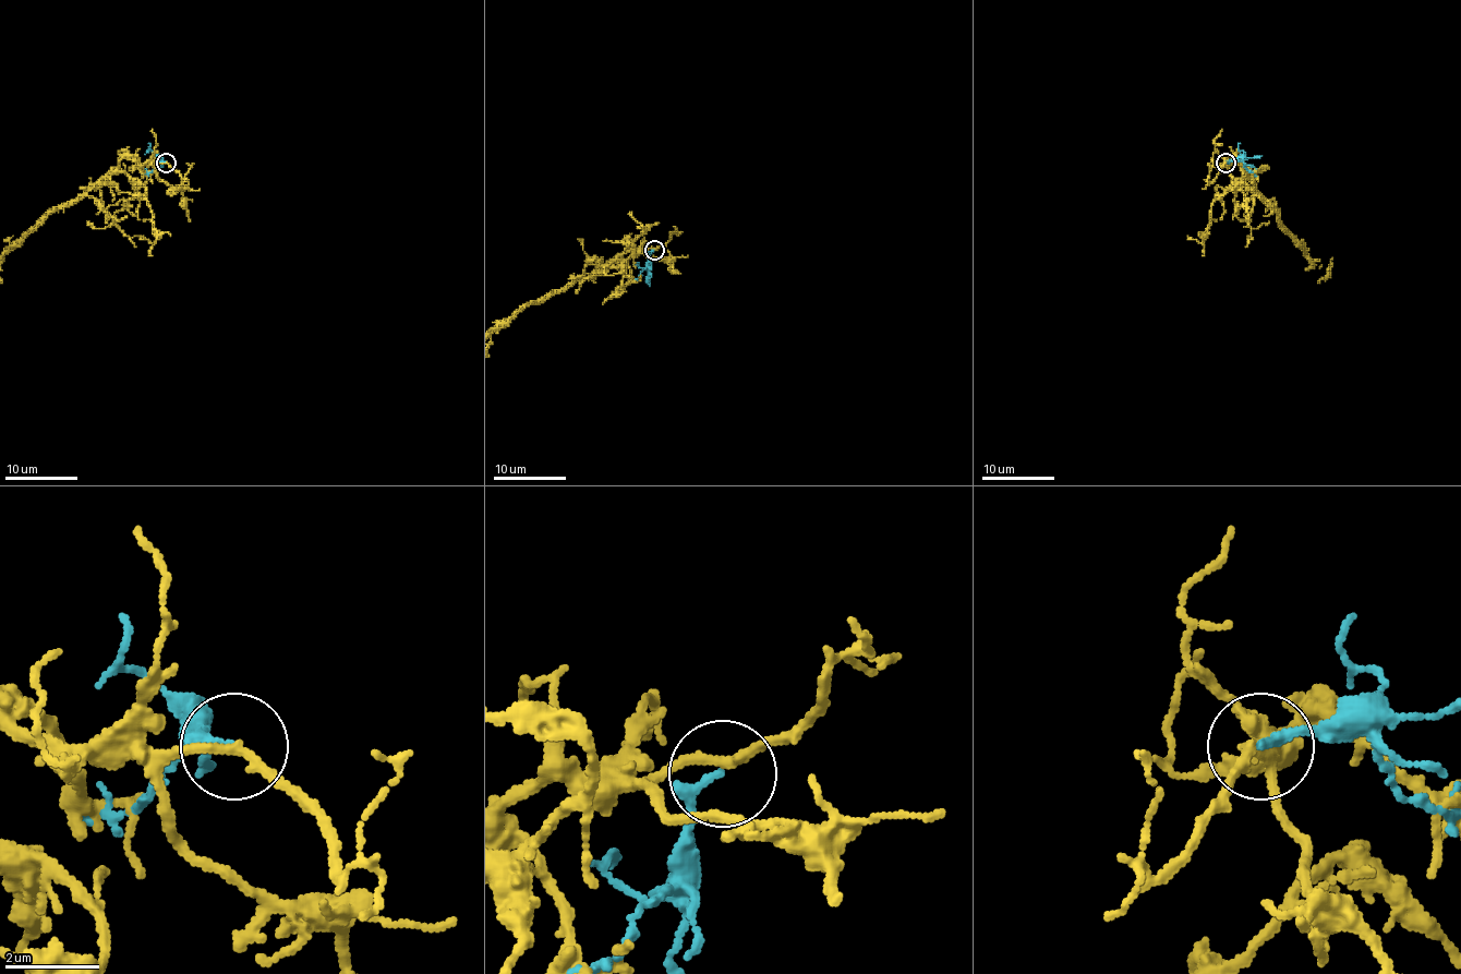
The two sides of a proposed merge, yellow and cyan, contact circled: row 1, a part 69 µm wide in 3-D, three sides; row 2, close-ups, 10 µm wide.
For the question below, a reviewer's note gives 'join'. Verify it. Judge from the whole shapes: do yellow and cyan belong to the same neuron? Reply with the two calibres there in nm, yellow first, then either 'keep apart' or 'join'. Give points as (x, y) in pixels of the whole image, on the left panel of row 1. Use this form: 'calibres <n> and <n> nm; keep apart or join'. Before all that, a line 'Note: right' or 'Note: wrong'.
Note: wrong
calibres 200 and 200 nm; keep apart

